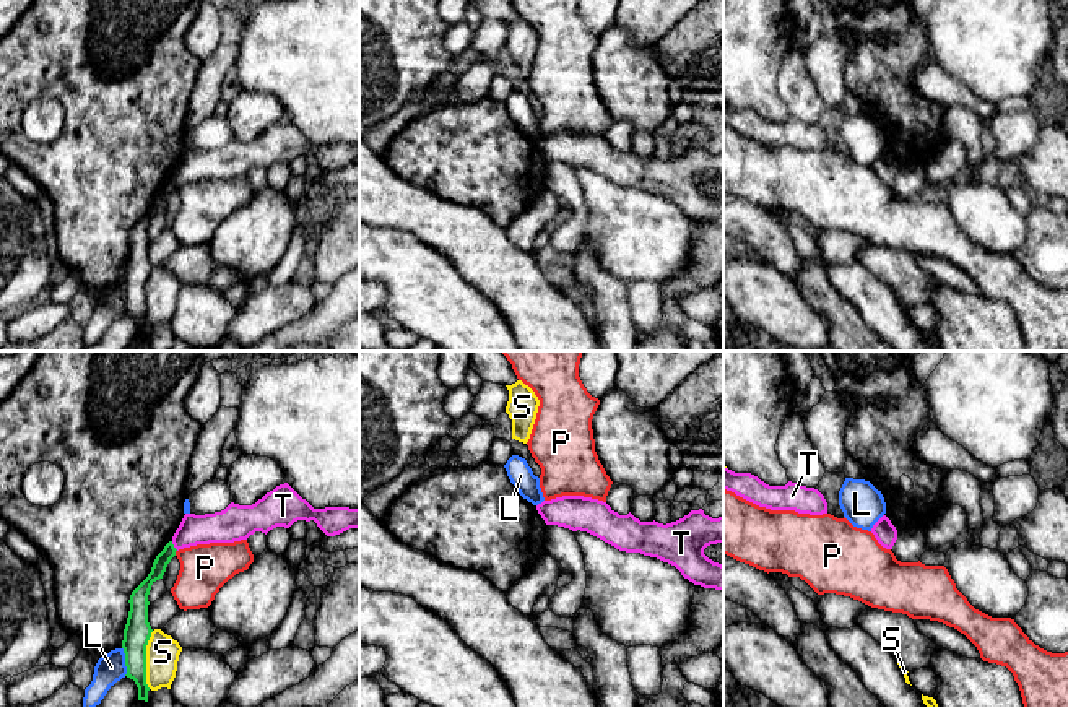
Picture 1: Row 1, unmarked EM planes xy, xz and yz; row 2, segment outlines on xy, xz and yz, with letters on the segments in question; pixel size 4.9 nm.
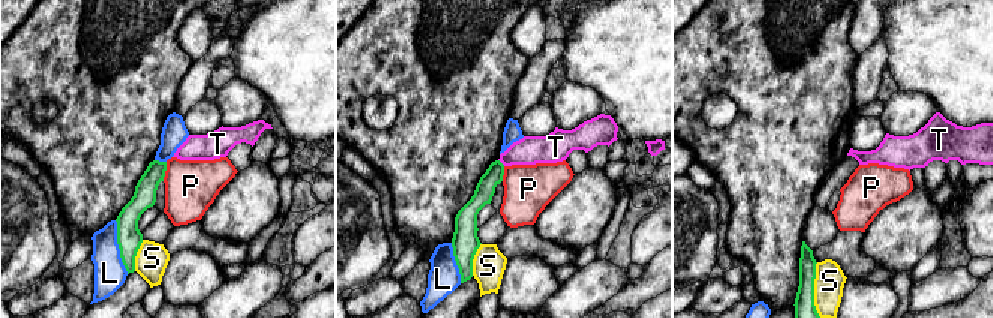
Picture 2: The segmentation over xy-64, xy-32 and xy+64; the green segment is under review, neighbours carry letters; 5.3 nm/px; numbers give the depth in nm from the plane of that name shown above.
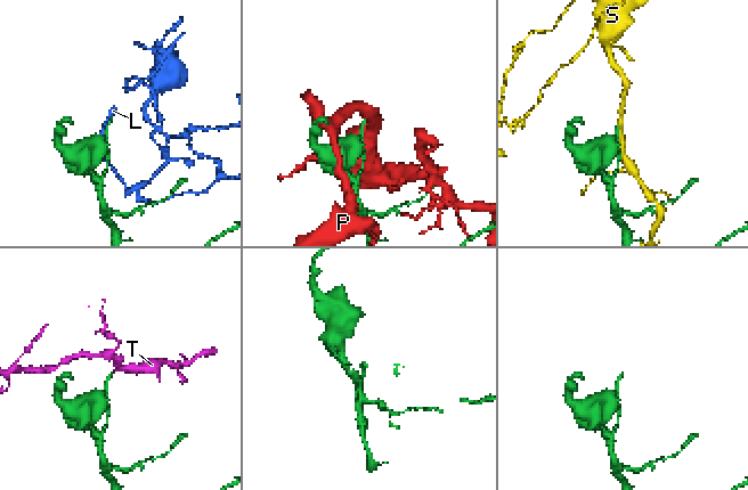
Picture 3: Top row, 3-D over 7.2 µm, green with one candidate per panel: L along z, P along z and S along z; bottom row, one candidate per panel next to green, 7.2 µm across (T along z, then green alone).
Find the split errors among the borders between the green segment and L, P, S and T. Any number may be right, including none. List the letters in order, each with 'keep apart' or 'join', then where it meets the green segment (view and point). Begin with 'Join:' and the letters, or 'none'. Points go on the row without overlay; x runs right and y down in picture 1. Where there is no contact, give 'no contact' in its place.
Join: none
L: keep apart; contact xy (125, 298)
P: keep apart; contact xy (174, 189)
S: keep apart; contact xy (145, 296)
T: keep apart; contact xy (173, 182)

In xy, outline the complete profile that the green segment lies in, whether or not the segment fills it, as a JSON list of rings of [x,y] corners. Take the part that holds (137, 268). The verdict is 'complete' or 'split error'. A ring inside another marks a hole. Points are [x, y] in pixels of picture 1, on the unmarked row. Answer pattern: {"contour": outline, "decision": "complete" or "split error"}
{"contour": [[[169,177],[164,185],[156,192],[148,213],[132,228],[130,247],[124,265],[122,284],[125,289],[127,314],[133,315],[138,323],[138,336],[148,338],[146,320],[146,281],[151,273],[151,262],[148,258],[148,231],[151,221],[163,215],[167,200],[176,192],[176,184]]], "decision": "complete"}

